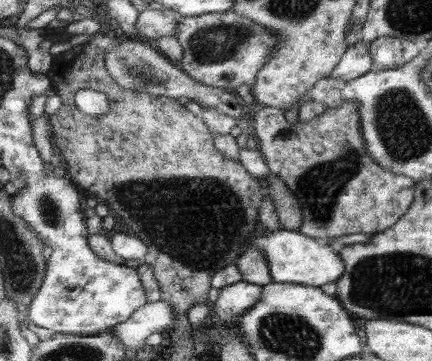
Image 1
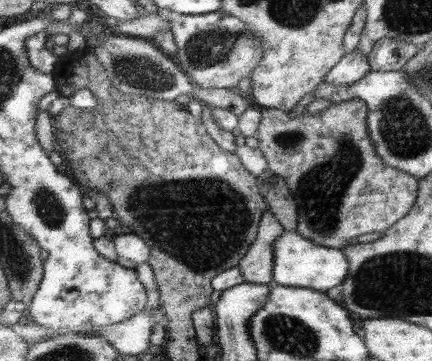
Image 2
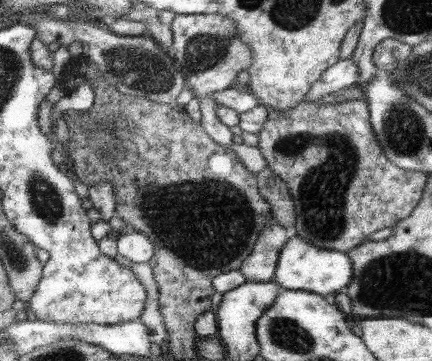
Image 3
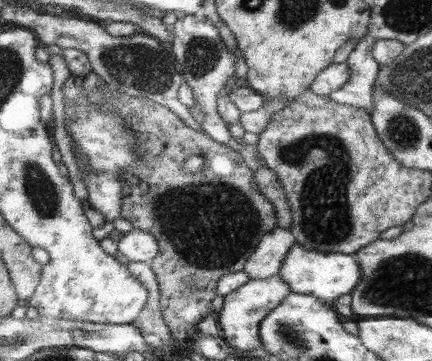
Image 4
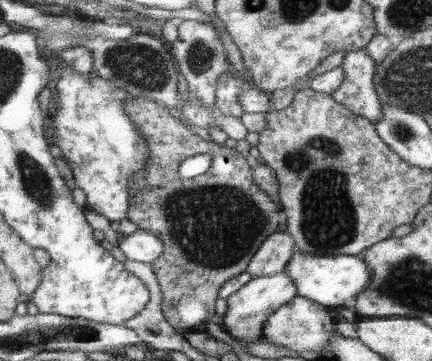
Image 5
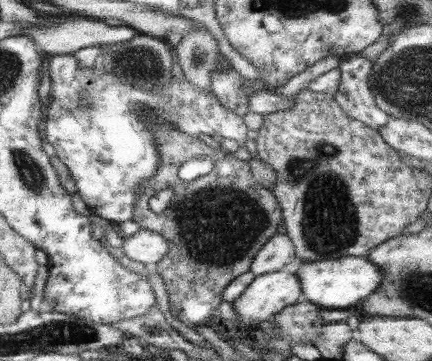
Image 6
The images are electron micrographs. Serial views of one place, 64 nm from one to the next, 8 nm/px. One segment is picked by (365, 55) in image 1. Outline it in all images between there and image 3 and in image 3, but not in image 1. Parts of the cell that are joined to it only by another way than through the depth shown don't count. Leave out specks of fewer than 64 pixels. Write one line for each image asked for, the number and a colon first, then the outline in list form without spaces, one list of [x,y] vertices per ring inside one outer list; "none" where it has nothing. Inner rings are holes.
2: [[[357,48],[353,54],[347,54],[335,68],[333,72],[325,78],[325,82],[335,84],[335,86],[353,86],[359,80],[363,80],[365,76],[369,76],[373,72],[373,66],[369,64],[369,58],[365,58],[361,54],[361,50]]]
3: [[[353,58],[341,60],[341,62],[337,62],[337,66],[329,68],[325,72],[321,82],[313,84],[313,88],[303,98],[303,102],[317,102],[329,94],[355,86],[359,80],[361,80],[361,68],[357,66],[357,62],[353,62]]]

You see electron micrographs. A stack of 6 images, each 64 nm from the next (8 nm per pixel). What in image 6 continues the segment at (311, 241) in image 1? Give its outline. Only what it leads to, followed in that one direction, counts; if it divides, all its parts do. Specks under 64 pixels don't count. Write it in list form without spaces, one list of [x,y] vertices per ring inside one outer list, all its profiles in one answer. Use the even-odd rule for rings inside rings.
[[[351,256],[303,262],[297,276],[301,280],[307,302],[313,302],[321,308],[337,308],[337,310],[359,308],[365,298],[369,298],[371,294],[375,294],[381,288],[383,278],[385,278],[381,274],[381,270],[367,258],[351,258]]]

